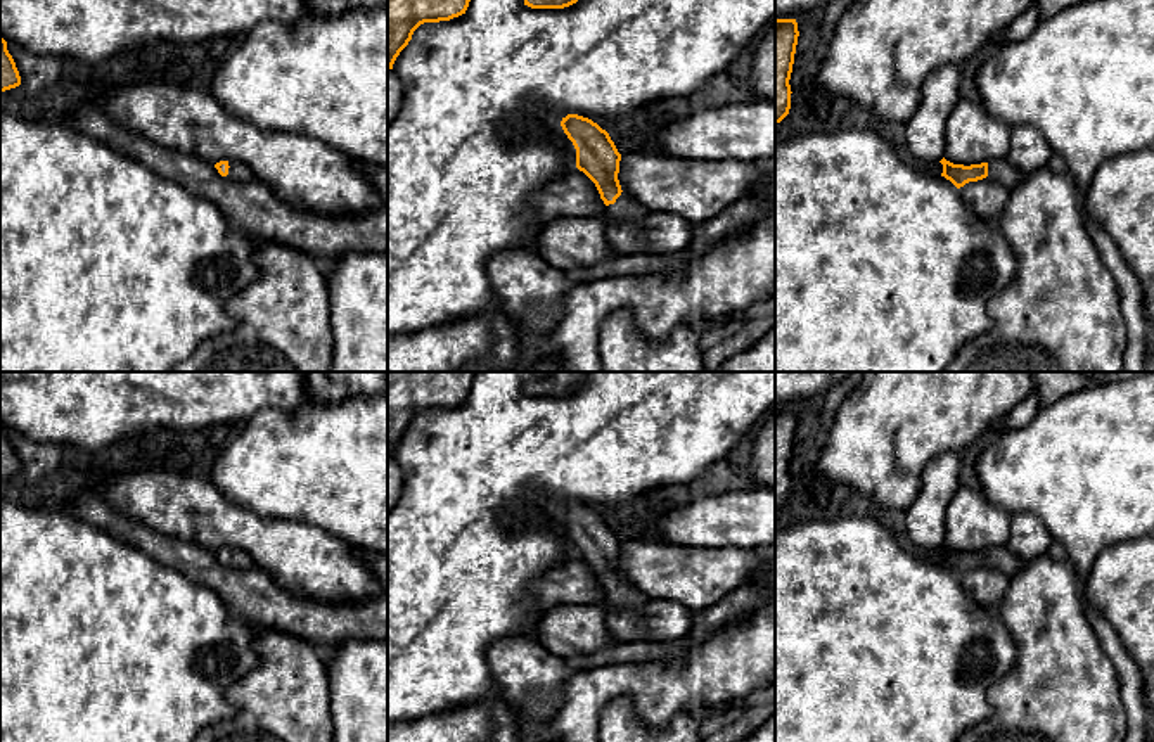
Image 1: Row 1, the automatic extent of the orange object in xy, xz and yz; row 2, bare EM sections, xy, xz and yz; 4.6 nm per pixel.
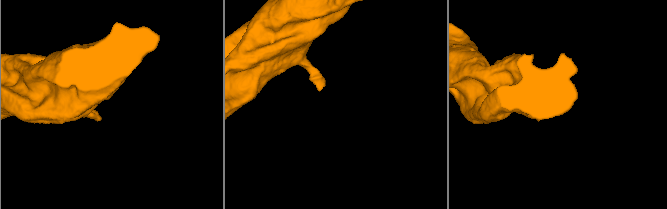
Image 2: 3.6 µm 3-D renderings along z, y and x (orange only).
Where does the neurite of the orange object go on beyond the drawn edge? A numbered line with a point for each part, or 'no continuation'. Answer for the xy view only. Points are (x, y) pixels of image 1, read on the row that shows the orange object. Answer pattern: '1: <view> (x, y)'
1: xy (239, 172)

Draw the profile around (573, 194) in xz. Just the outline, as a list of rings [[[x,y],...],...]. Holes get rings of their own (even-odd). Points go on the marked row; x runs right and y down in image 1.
[[[580,170],[550,180],[531,204],[542,227],[559,218],[600,216],[606,209],[595,183]]]

